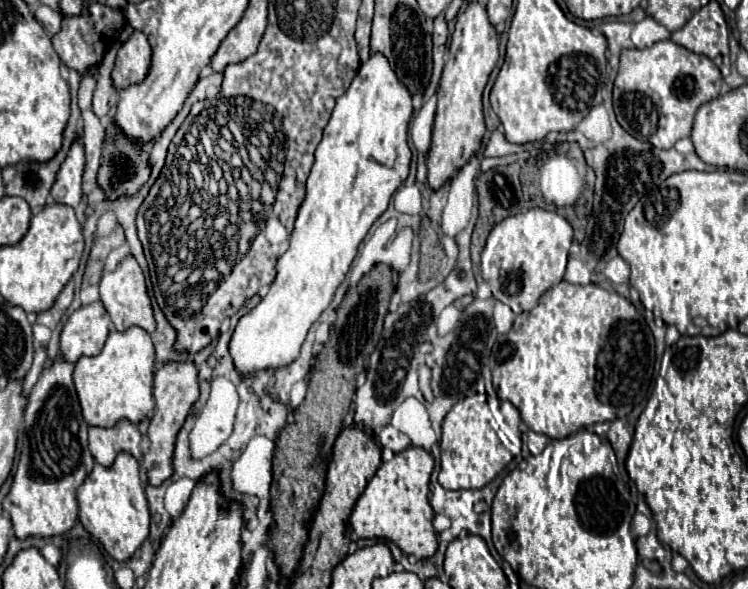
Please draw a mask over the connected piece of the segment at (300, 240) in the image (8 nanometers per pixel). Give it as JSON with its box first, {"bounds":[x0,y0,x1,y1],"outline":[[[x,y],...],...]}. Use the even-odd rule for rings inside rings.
{"bounds":[230,53,414,373],"outline":[[[372,53],[370,59],[360,65],[348,91],[336,99],[336,107],[324,129],[324,137],[316,147],[316,161],[308,175],[306,199],[298,211],[296,227],[290,237],[290,247],[276,263],[278,275],[268,295],[262,297],[262,301],[236,325],[236,331],[230,341],[230,353],[240,373],[288,365],[298,357],[308,329],[330,305],[334,291],[344,281],[366,233],[370,231],[374,221],[386,211],[392,193],[408,177],[408,123],[412,113],[414,109],[410,91],[404,87],[404,83],[400,83],[400,79],[396,79],[396,71],[392,71],[388,59],[380,53]]]}

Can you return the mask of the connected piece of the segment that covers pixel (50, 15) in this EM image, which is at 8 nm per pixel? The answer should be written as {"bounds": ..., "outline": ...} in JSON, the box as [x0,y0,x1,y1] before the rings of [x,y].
{"bounds":[34,5,62,35],"outline":[[[38,5],[38,7],[34,9],[34,17],[44,25],[44,29],[46,29],[50,35],[54,35],[54,33],[60,31],[62,13],[58,13],[58,11],[54,11],[54,9],[46,7],[46,5]]]}

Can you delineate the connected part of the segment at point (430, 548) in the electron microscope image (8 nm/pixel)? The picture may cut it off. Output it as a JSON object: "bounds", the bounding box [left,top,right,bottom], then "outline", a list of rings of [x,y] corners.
{"bounds":[350,447,438,559],"outline":[[[408,447],[382,463],[376,475],[368,481],[364,493],[356,501],[350,515],[350,525],[362,539],[390,539],[402,553],[418,559],[428,559],[438,549],[438,533],[432,527],[434,511],[428,501],[428,483],[434,469],[432,455],[422,447]]]}

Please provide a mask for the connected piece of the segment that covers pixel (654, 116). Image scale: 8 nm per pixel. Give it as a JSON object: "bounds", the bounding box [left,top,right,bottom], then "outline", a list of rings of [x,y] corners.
{"bounds":[614,41,722,149],"outline":[[[658,41],[648,49],[624,49],[620,55],[620,69],[614,81],[614,113],[618,123],[632,137],[648,141],[658,149],[670,149],[678,139],[690,137],[694,115],[702,103],[708,103],[720,95],[722,75],[720,69],[704,55],[696,55],[674,41]]]}

